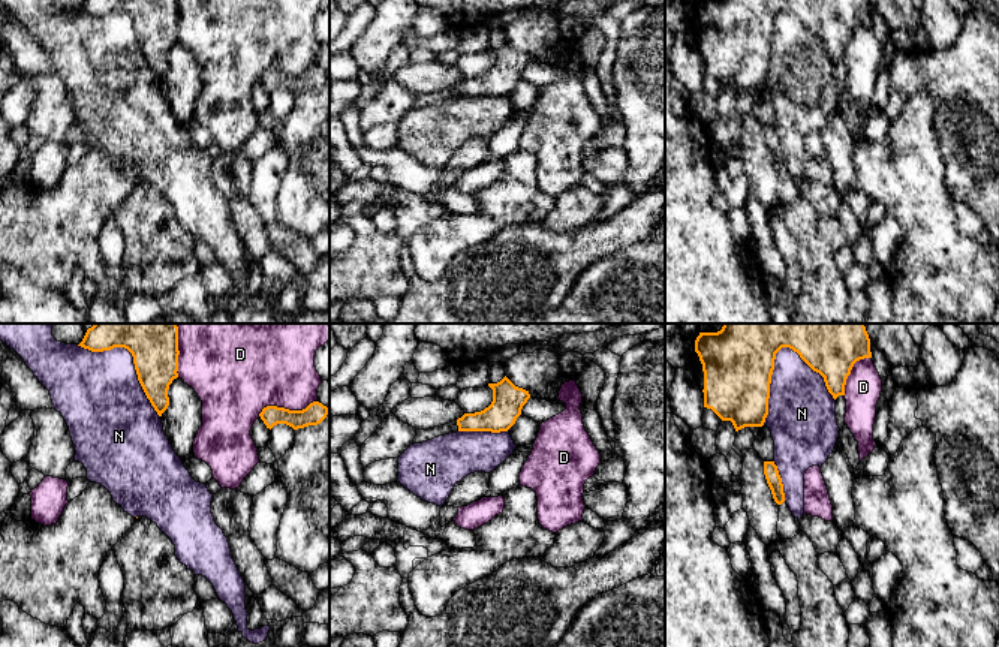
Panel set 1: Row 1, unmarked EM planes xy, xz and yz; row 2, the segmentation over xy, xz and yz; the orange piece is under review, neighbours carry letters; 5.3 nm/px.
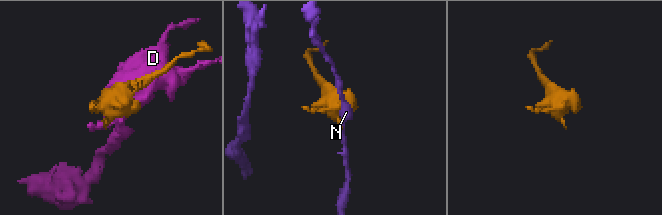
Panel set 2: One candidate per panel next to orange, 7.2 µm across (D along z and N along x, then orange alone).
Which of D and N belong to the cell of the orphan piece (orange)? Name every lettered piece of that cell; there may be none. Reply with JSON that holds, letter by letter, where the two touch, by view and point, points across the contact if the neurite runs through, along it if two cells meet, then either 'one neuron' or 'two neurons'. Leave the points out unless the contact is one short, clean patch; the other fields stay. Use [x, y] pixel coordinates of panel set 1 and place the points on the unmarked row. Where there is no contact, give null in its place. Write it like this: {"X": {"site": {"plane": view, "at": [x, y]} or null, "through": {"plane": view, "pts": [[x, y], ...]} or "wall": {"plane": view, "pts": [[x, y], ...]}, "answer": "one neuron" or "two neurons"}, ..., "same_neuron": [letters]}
{"D": {"site": {"plane": "xy", "at": [286, 74]}, "answer": "two neurons"}, "N": {"site": {"plane": "yz", "at": [770, 47]}, "answer": "two neurons"}, "same_neuron": []}

